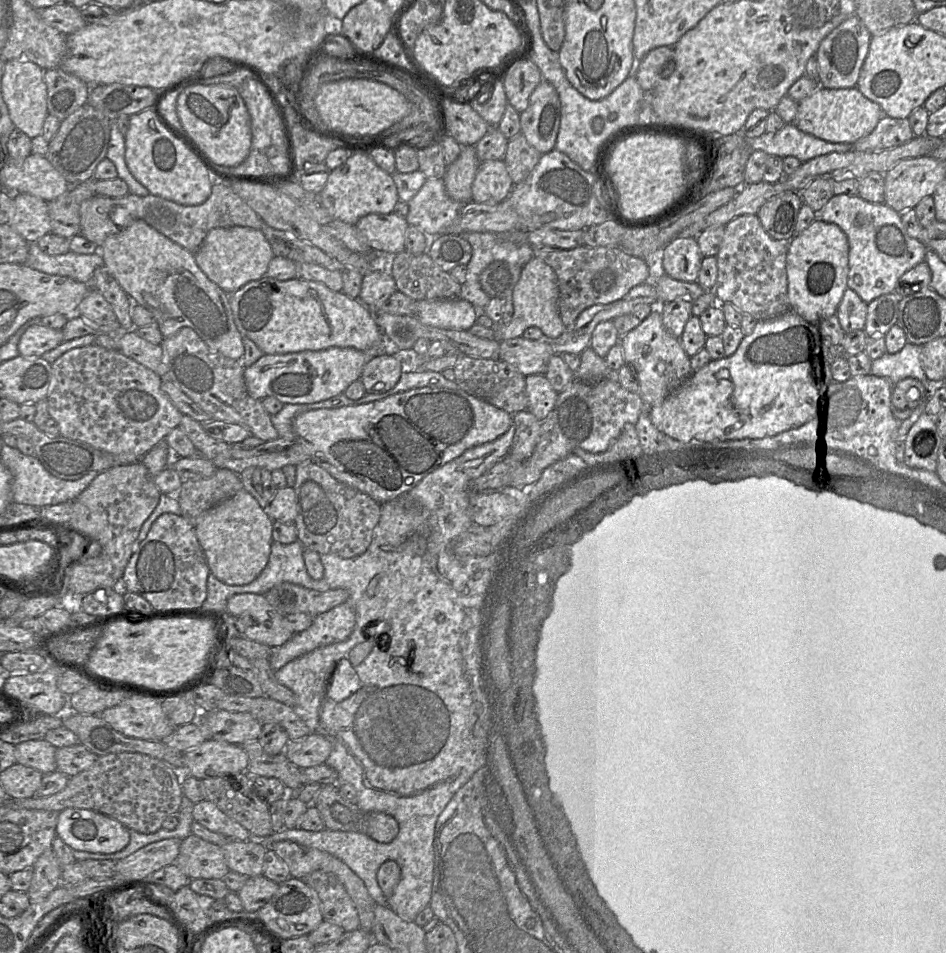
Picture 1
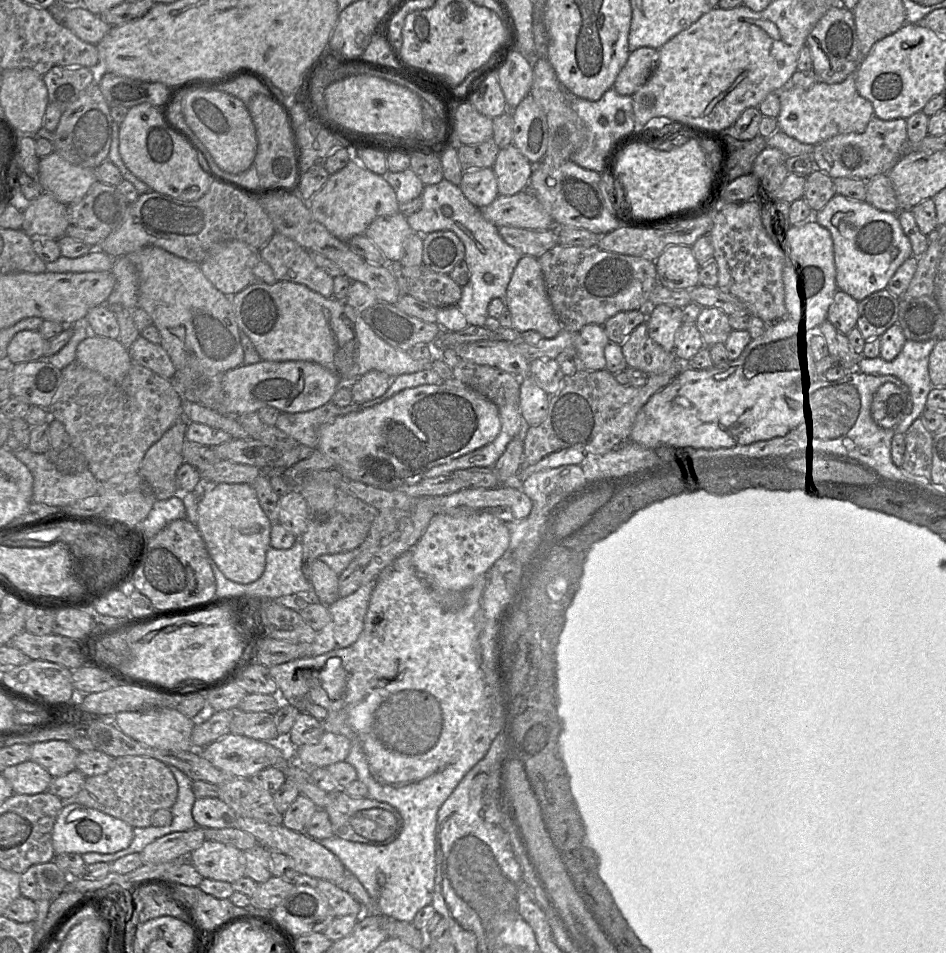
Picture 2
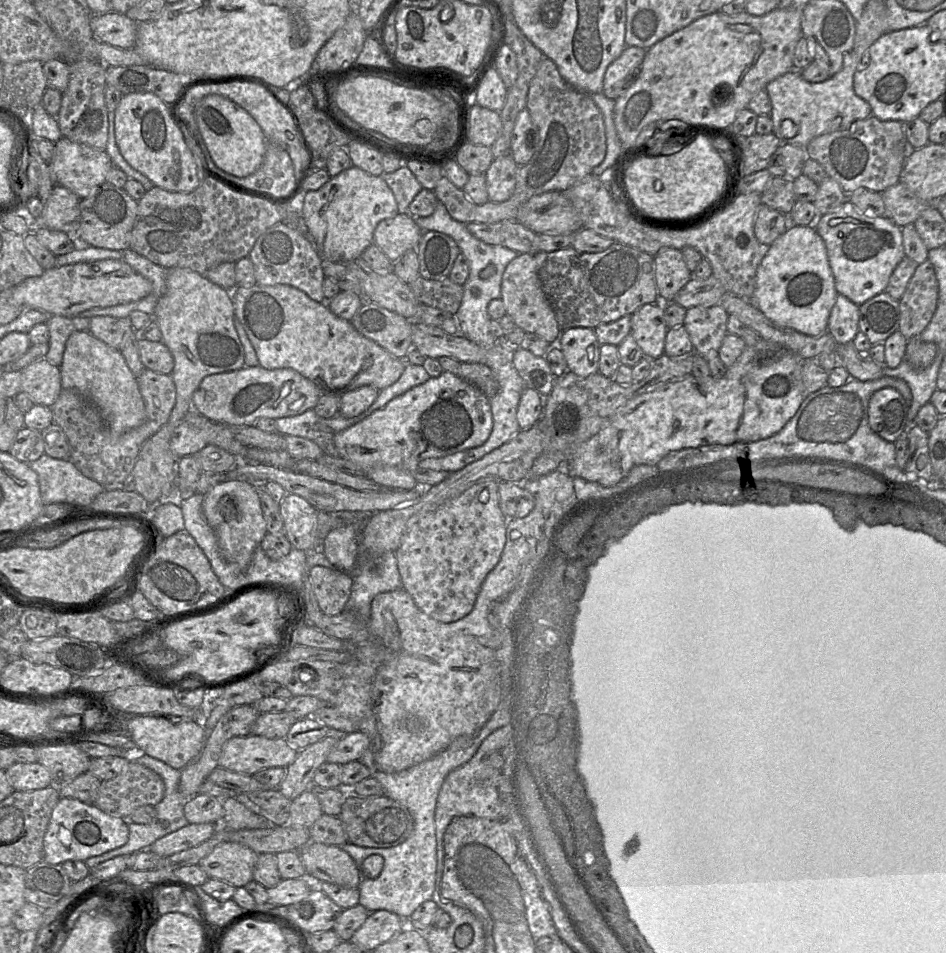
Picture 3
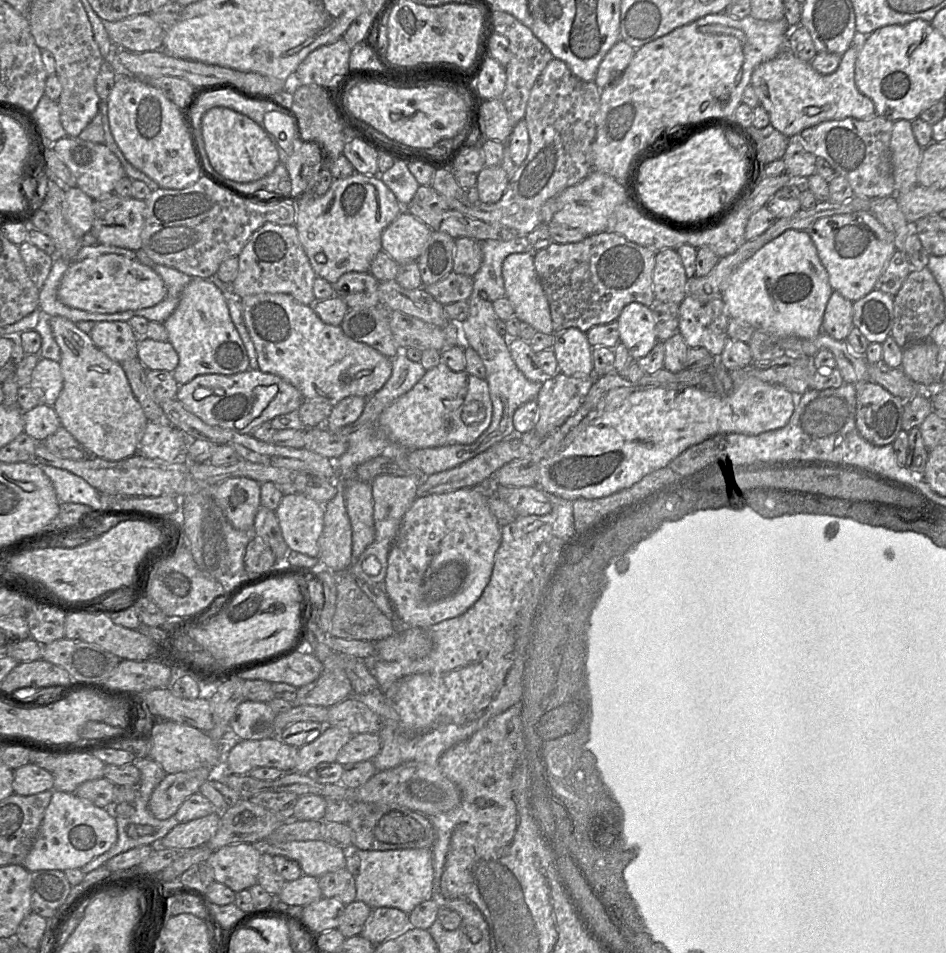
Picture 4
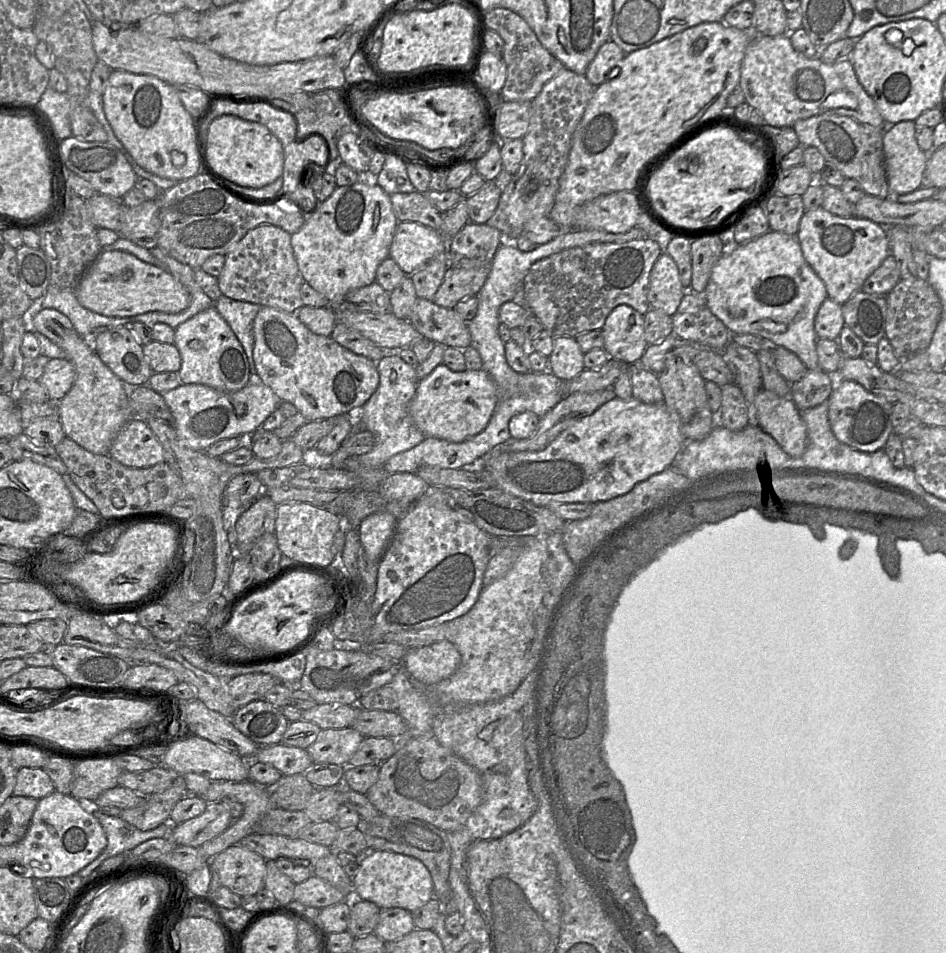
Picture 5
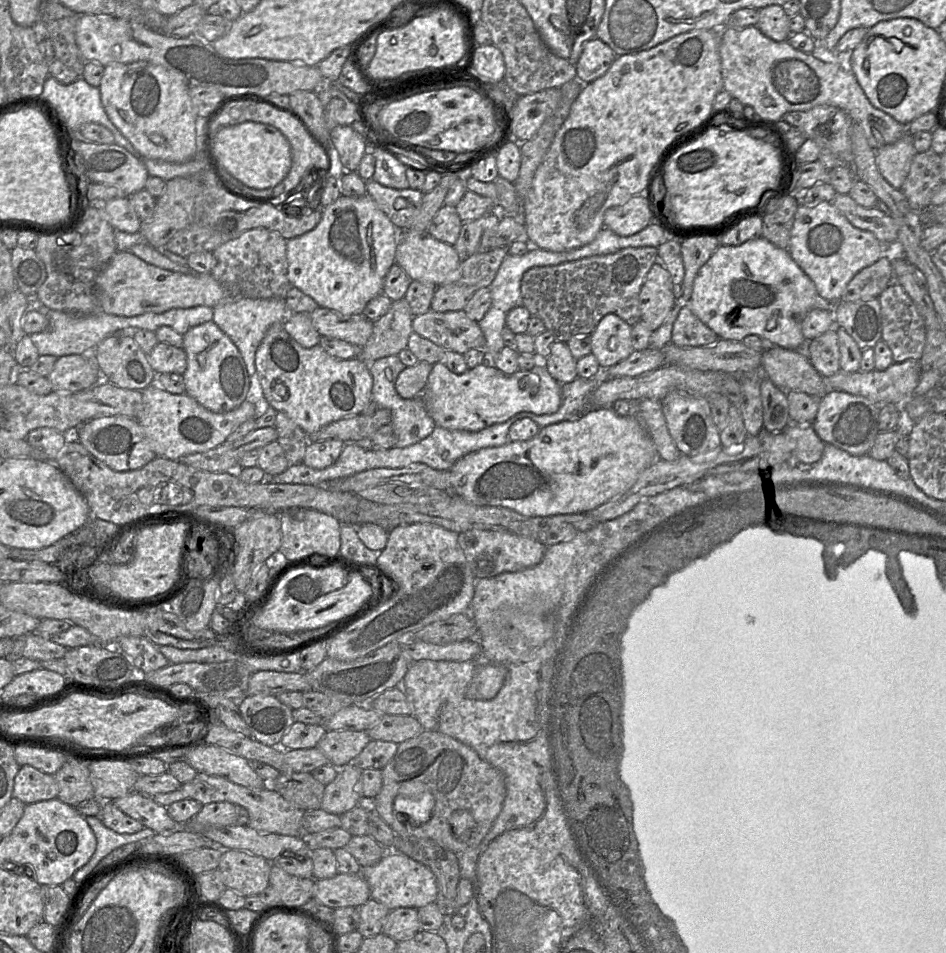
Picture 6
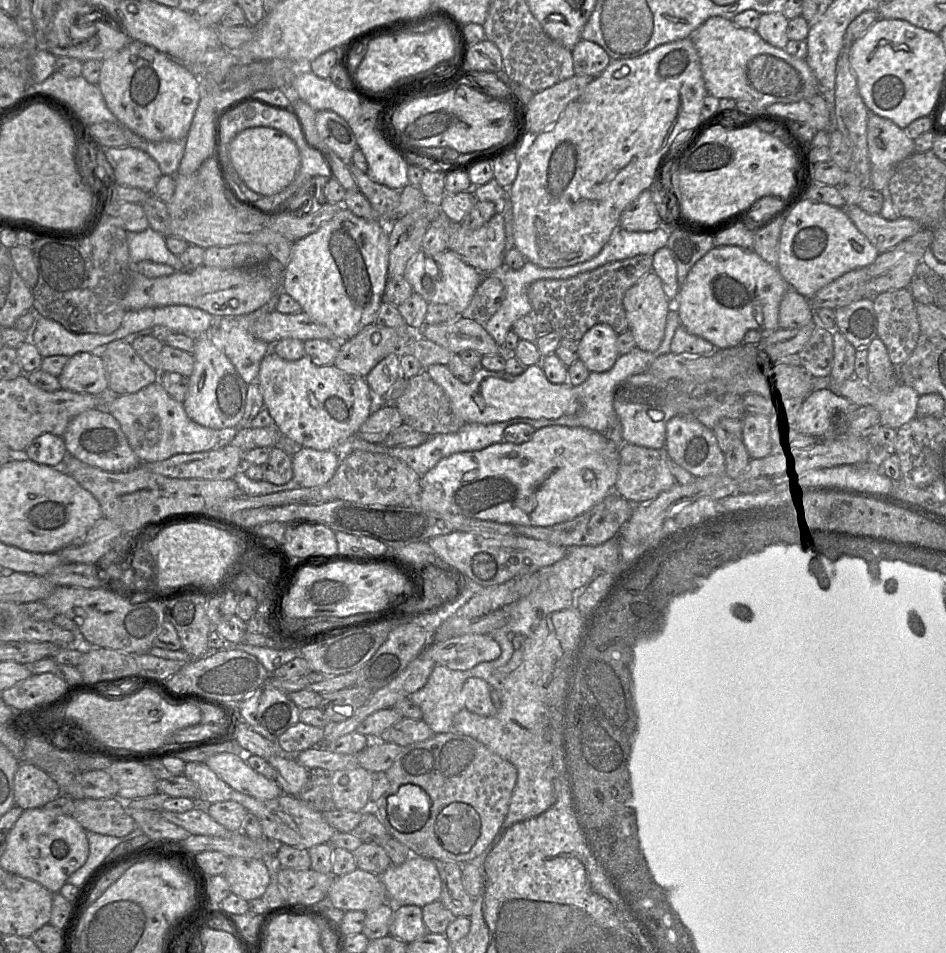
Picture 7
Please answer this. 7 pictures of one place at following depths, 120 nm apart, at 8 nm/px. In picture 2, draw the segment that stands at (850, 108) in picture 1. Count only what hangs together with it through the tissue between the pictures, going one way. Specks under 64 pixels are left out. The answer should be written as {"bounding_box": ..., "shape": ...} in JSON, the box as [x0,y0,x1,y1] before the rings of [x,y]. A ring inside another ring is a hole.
{"bounding_box":[776,73,874,145],"shape":[[[856,73],[840,83],[817,82],[807,89],[793,87],[776,92],[780,100],[778,129],[805,144],[815,145],[840,134],[862,133],[874,115],[872,103],[857,91]]]}

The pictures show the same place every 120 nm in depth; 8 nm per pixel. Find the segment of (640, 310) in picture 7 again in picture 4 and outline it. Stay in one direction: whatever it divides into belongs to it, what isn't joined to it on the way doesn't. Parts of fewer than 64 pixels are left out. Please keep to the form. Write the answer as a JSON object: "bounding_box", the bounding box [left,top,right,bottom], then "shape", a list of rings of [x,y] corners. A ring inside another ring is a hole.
{"bounding_box":[652,248,688,304],"shape":[[[664,248],[657,252],[652,280],[657,303],[680,304],[683,301],[688,277],[676,249]]]}

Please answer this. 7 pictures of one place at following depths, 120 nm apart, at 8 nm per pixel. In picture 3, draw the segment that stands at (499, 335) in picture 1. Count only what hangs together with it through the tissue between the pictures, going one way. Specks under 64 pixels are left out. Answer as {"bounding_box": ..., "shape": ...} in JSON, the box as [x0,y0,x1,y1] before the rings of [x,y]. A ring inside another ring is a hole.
{"bounding_box":[500,254,562,343],"shape":[[[521,254],[507,265],[502,276],[500,299],[504,304],[506,314],[512,317],[517,327],[540,336],[548,343],[557,343],[557,338],[562,331],[554,310],[542,290],[534,255]]]}

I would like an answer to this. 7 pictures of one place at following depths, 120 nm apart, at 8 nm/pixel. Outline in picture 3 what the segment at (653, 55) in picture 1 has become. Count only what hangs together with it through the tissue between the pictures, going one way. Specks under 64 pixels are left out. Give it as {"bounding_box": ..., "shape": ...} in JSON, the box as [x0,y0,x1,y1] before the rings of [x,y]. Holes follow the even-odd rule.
{"bounding_box":[602,47,647,100],"shape":[[[626,47],[622,54],[607,68],[602,93],[609,99],[616,100],[631,85],[639,70],[647,49]]]}

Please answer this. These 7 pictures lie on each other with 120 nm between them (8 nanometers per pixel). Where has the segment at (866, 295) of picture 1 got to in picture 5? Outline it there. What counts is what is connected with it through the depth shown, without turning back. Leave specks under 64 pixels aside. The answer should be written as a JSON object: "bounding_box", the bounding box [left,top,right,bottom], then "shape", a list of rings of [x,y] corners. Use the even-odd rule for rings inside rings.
{"bounding_box":[796,206,890,305],"shape":[[[822,206],[806,210],[796,234],[803,256],[824,282],[827,297],[842,305],[890,254],[886,227],[865,218],[841,217]]]}

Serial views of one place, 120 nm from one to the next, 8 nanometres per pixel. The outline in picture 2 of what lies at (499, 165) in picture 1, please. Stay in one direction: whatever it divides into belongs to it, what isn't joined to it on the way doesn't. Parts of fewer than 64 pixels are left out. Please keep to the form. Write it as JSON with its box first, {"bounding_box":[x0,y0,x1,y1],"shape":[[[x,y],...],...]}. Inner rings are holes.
{"bounding_box":[459,168,499,209],"shape":[[[492,168],[465,171],[459,187],[465,197],[481,209],[490,205],[499,196],[497,179]]]}

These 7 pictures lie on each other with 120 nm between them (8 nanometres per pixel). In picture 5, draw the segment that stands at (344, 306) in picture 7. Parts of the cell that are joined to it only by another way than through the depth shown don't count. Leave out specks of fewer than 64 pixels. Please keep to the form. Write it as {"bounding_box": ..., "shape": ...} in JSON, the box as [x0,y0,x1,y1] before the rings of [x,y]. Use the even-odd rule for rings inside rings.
{"bounding_box":[291,182,398,306],"shape":[[[357,182],[350,186],[337,186],[328,199],[321,203],[320,206],[316,206],[315,211],[305,214],[305,223],[302,228],[291,235],[291,246],[293,249],[293,255],[297,262],[299,271],[304,279],[304,282],[309,284],[314,290],[321,293],[332,306],[342,306],[345,295],[354,289],[361,288],[375,282],[376,271],[379,265],[389,257],[390,246],[394,237],[394,232],[398,220],[392,210],[392,204],[390,201],[390,195],[388,195],[380,186],[370,186],[363,182]]]}

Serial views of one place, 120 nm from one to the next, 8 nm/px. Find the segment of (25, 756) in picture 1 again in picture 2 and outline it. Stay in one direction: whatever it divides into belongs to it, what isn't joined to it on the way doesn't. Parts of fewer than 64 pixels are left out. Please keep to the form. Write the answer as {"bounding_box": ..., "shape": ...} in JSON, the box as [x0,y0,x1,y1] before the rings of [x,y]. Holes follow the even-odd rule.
{"bounding_box":[31,740,78,778],"shape":[[[50,740],[31,745],[31,760],[43,766],[53,778],[75,770],[78,753],[68,741]]]}

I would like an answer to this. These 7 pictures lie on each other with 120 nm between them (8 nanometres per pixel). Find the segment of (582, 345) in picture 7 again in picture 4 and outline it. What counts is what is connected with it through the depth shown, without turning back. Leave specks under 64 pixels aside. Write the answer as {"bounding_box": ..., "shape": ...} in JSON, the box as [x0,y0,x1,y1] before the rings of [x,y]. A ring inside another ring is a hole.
{"bounding_box":[616,303,658,360],"shape":[[[641,303],[626,305],[616,320],[619,343],[638,360],[645,357],[658,342],[652,309]]]}

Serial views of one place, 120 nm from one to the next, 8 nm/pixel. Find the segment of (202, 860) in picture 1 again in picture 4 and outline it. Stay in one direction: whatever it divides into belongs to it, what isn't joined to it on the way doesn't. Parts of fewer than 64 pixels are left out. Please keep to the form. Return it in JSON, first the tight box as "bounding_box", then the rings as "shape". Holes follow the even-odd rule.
{"bounding_box":[206,843,261,893],"shape":[[[237,843],[213,851],[206,862],[213,869],[214,881],[237,893],[257,884],[261,854],[259,845]]]}

